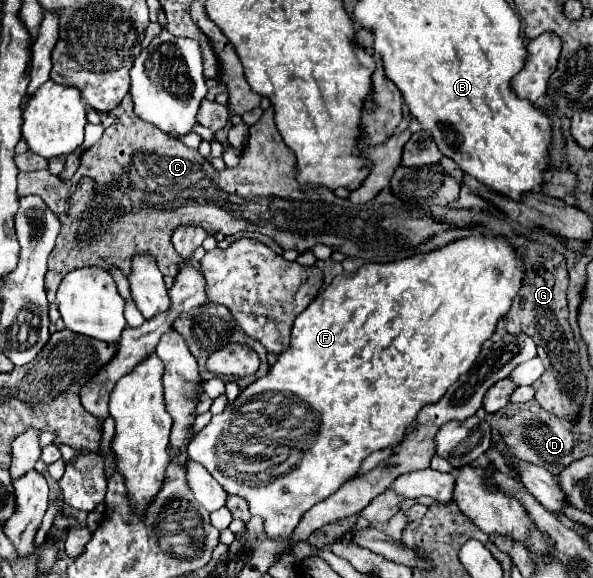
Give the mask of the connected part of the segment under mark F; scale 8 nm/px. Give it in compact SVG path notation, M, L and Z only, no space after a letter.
M466 238L452 242L436 252L412 256L408 260L398 260L392 264L364 264L358 268L358 272L352 274L340 274L336 276L330 286L312 300L312 304L294 320L292 326L292 338L288 350L278 354L278 360L274 366L270 366L268 374L252 382L248 388L244 388L234 402L228 402L222 414L212 416L210 424L202 428L202 432L196 434L192 444L188 444L188 456L194 462L200 462L214 480L220 482L220 486L226 490L228 496L240 496L248 502L248 510L252 516L264 518L264 530L270 536L288 536L292 534L292 528L300 522L302 514L312 508L316 502L328 498L344 480L358 474L360 464L366 456L370 456L376 450L398 446L404 436L408 424L418 416L422 406L436 404L446 390L458 380L460 374L468 372L472 368L474 360L478 358L482 344L494 334L496 322L500 316L504 316L516 296L516 290L520 290L524 276L522 260L516 256L516 250L508 244L506 238Z

